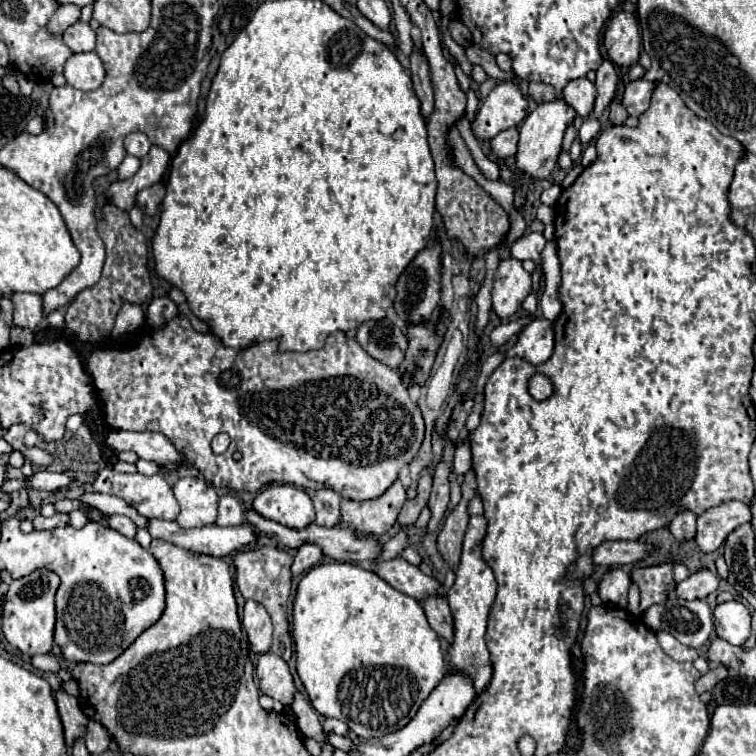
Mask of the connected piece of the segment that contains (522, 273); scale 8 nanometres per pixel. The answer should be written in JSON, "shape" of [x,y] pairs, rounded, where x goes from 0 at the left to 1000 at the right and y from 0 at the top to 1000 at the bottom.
{"shape":[[[665,343],[655,358],[652,369],[652,411],[671,422],[676,419],[692,401],[692,396],[702,388],[702,364],[692,356],[687,343]]]}

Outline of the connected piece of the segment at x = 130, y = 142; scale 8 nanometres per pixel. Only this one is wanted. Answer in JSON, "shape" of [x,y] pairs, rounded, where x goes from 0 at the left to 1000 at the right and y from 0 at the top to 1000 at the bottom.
{"shape":[[[171,176],[165,181],[165,200],[171,205],[179,205],[179,208],[192,208],[197,202],[197,184],[192,176]]]}

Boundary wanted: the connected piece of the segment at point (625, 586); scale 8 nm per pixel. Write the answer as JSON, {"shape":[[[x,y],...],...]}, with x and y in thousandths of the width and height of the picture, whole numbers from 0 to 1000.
{"shape":[[[808,753],[798,761],[790,774],[790,784],[800,800],[808,803],[827,803],[829,800],[829,782],[835,774],[835,763],[824,753]]]}

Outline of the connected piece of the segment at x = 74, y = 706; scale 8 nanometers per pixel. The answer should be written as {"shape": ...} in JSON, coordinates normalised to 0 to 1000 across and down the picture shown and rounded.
{"shape":[[[75,914],[73,925],[75,925],[78,946],[83,954],[86,983],[94,991],[102,978],[112,975],[112,964],[115,964],[118,951],[110,946],[110,940],[97,919],[89,919],[86,914]]]}

